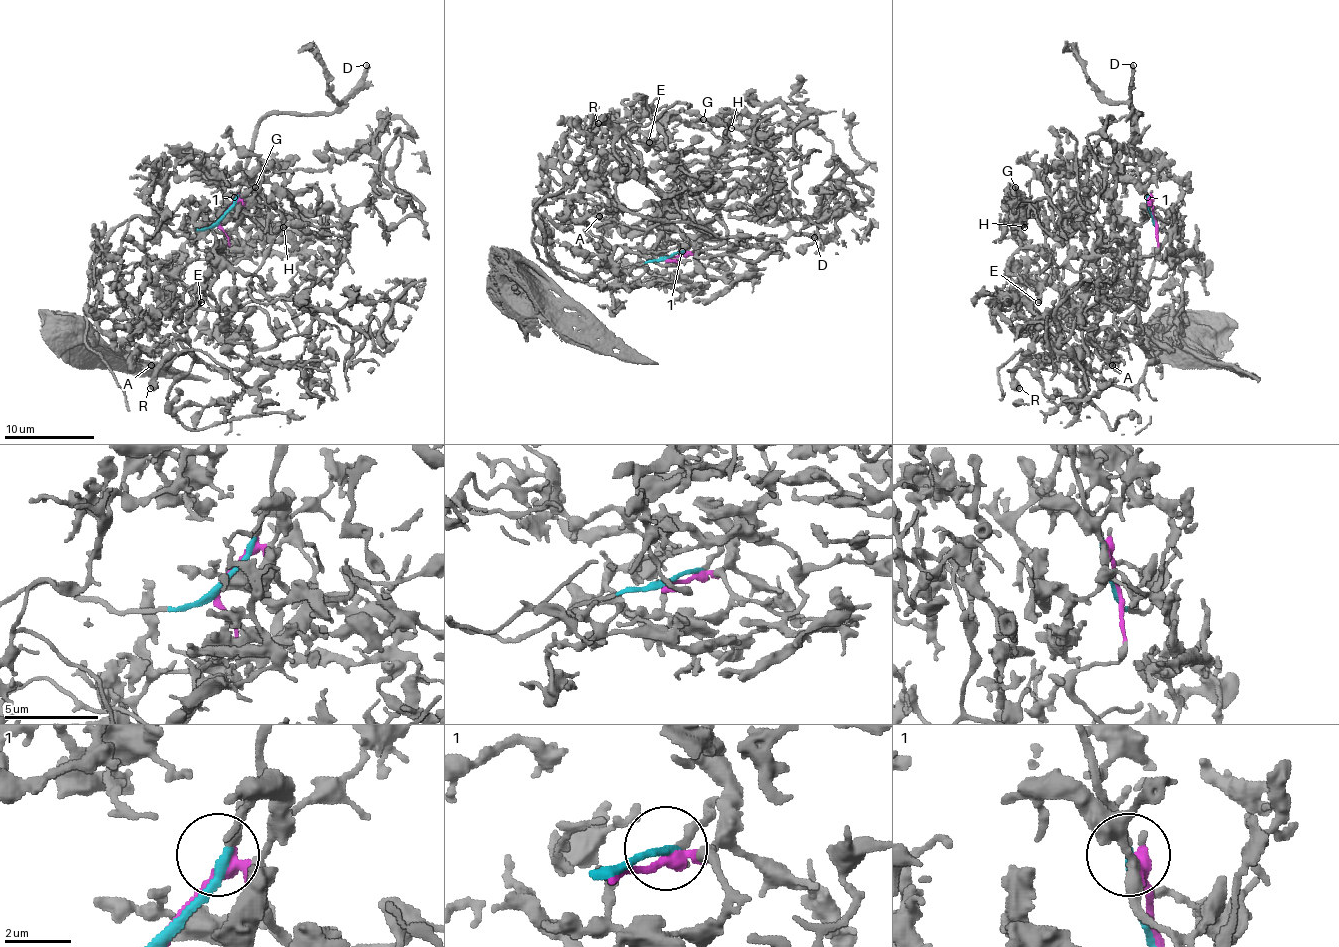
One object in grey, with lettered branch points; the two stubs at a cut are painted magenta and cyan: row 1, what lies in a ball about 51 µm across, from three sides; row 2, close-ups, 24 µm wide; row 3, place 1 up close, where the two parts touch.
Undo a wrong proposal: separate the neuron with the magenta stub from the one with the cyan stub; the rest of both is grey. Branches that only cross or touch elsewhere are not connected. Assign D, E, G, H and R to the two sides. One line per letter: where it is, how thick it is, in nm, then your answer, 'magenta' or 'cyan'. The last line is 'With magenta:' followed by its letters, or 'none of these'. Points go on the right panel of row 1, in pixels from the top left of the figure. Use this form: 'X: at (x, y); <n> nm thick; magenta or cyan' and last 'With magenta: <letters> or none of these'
D: at (1133, 65); 320 nm thick; cyan
E: at (1038, 302); 400 nm thick; magenta
G: at (1015, 187); 280 nm thick; magenta
H: at (1024, 227); 360 nm thick; magenta
R: at (1019, 388); 600 nm thick; magenta
With magenta: E, G, H, R

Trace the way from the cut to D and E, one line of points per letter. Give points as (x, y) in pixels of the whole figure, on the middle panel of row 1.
D: (670, 258), (688, 249), (697, 237), (719, 242), (778, 242), (785, 235), (815, 237)
E: (670, 258), (651, 206), (608, 206), (597, 174), (595, 147), (642, 119), (640, 95), (656, 126), (649, 142)

